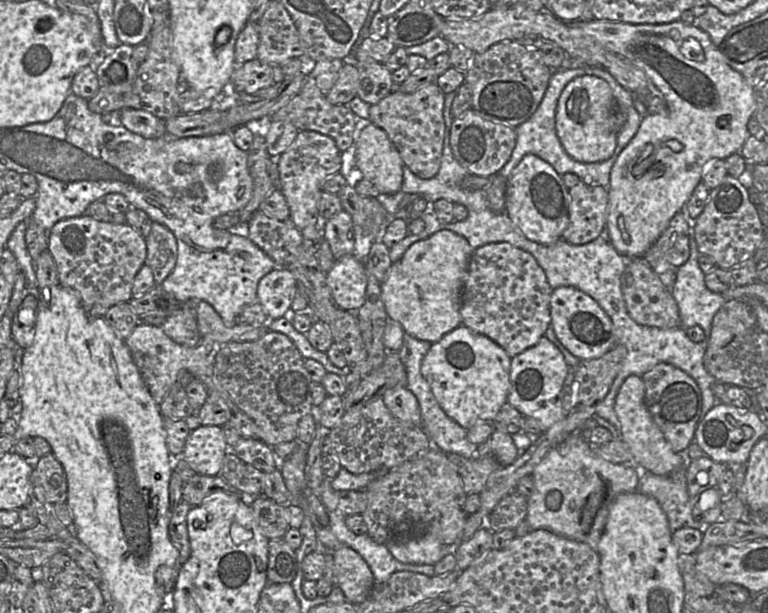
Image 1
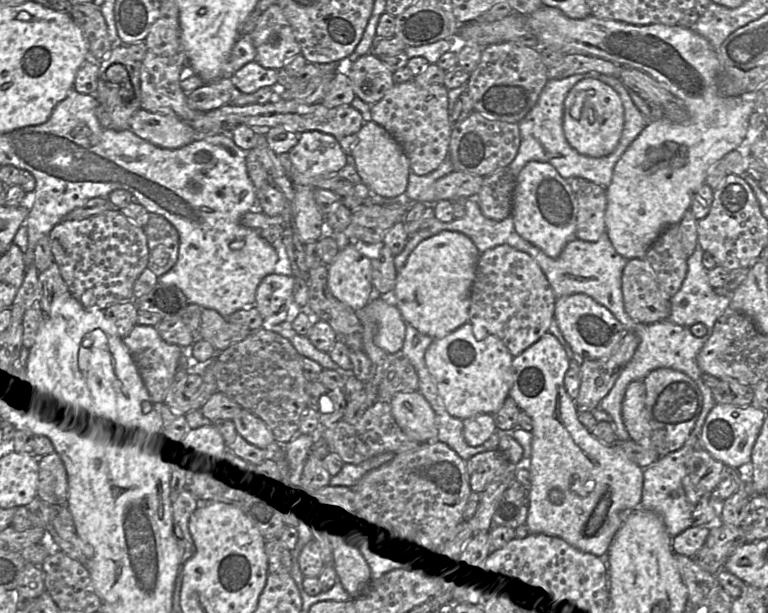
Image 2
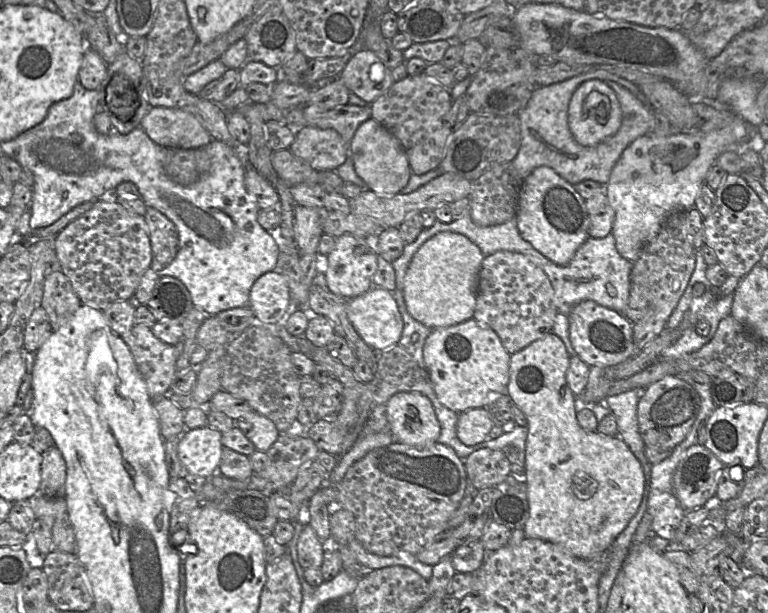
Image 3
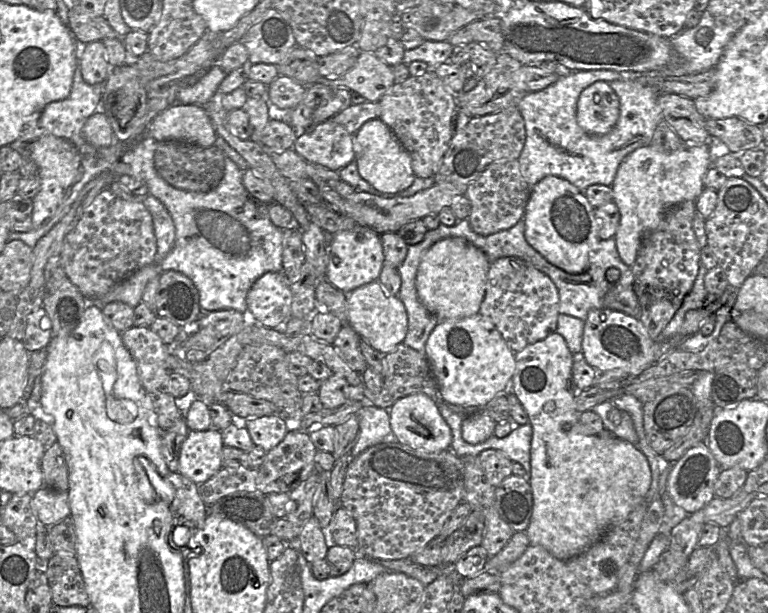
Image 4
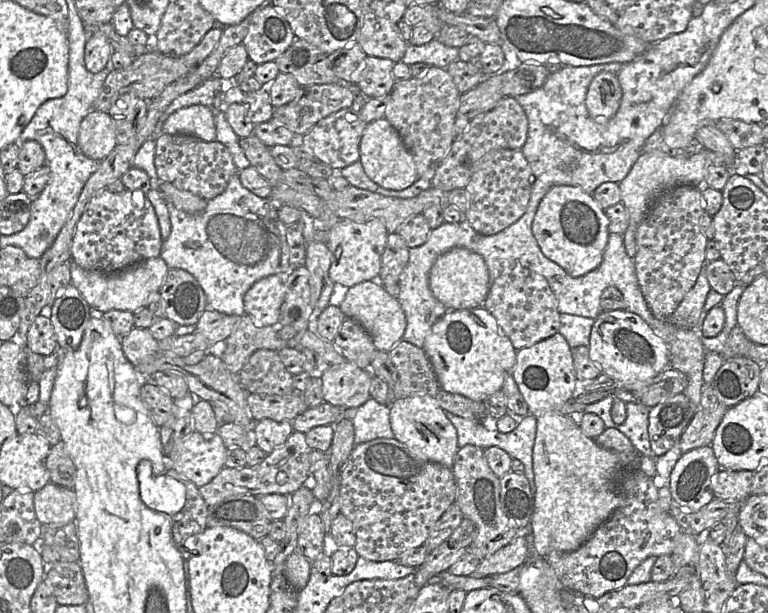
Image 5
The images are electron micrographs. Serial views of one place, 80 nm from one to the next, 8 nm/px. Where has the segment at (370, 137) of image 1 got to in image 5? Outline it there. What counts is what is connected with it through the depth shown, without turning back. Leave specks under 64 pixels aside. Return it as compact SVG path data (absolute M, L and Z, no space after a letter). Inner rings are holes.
M385 118L367 125L361 138L359 152L359 161L368 177L385 189L401 191L410 187L419 178L411 153L398 131Z

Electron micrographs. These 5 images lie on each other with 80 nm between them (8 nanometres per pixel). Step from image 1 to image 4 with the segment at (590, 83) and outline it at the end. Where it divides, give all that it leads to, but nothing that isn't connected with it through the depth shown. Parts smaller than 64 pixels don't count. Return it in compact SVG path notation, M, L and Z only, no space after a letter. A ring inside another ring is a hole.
M598 80L581 92L577 102L577 122L586 133L609 133L619 115L619 98L608 82Z

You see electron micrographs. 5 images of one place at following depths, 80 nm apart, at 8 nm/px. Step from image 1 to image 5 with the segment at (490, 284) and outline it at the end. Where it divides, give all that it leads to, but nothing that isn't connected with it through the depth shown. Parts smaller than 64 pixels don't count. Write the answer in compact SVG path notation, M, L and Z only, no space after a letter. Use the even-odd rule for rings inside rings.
M514 270L492 281L483 308L496 319L515 350L530 347L560 333L560 312L544 279L526 271Z

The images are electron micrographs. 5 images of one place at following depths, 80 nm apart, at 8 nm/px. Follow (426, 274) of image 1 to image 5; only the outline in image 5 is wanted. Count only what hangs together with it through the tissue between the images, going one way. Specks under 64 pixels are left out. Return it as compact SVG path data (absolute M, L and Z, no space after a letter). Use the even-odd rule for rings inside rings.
M462 248L448 251L437 258L430 271L429 286L433 295L449 310L477 308L489 291L488 274L483 260Z

